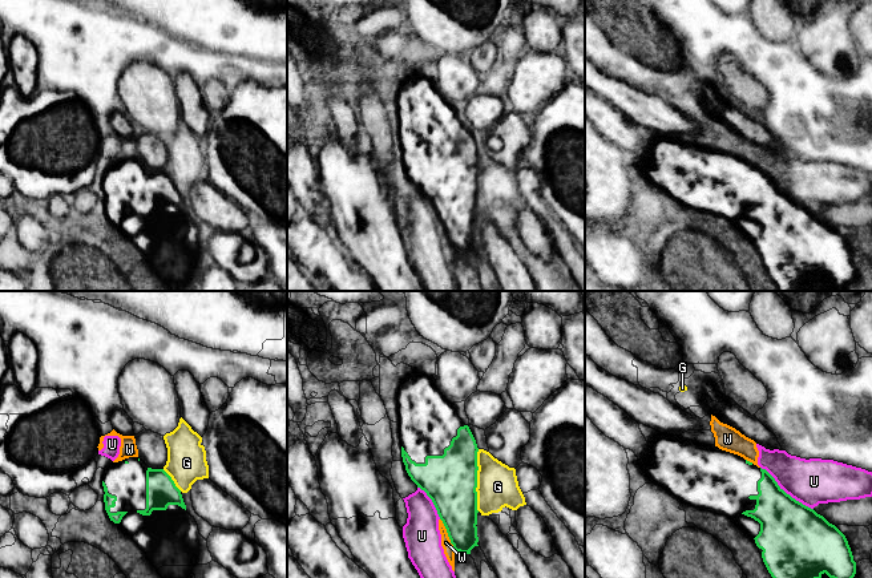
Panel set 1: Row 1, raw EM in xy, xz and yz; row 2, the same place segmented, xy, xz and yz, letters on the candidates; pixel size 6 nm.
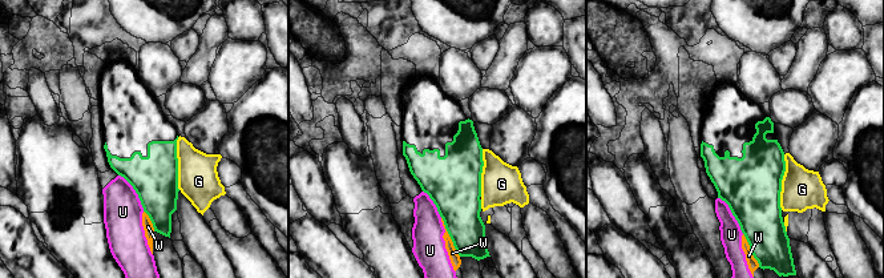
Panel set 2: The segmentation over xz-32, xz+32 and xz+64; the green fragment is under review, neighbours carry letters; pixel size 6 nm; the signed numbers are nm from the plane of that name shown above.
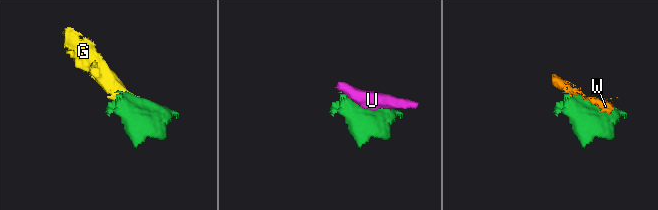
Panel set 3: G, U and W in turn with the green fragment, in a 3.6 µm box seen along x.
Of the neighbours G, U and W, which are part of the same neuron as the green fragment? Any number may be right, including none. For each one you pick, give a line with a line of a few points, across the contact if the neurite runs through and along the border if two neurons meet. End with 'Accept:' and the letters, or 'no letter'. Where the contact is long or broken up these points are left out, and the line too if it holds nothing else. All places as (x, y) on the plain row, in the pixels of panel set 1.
Accept: no letter

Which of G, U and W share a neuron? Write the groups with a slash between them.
G / U W

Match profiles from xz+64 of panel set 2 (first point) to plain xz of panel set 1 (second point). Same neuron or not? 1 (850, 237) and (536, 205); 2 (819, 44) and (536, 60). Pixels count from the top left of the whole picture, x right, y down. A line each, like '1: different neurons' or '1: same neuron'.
1: different neurons
2: different neurons

